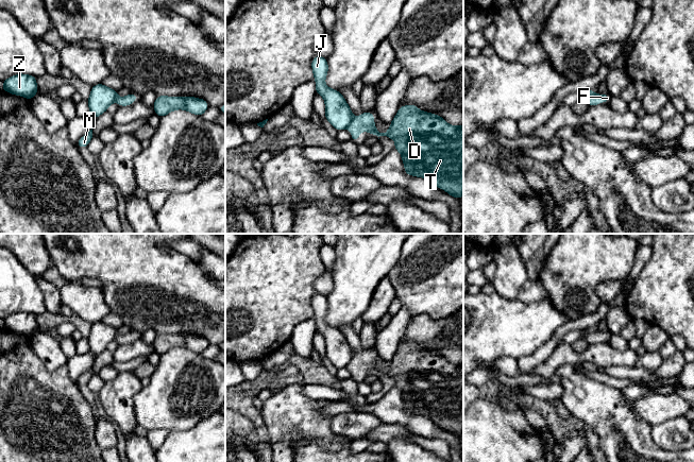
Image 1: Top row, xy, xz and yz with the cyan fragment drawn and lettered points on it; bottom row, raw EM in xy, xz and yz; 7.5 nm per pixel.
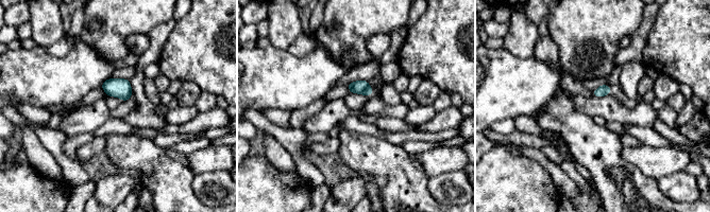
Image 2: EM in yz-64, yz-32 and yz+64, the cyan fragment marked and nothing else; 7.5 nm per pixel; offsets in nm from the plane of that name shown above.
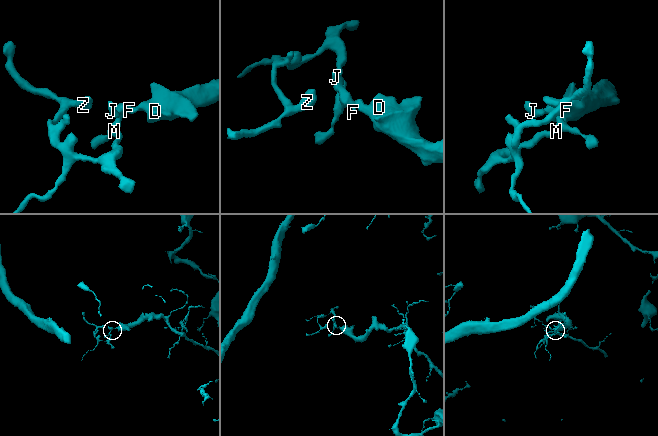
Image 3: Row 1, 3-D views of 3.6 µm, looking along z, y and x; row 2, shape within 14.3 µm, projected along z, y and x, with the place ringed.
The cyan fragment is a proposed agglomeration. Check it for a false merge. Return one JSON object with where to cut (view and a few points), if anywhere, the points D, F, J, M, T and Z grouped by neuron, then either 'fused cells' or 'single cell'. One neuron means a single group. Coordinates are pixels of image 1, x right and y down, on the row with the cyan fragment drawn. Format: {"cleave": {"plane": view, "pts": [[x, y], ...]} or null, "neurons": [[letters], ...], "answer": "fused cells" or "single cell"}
{"cleave": {"plane": "yz", "pts": [[594, 92], [585, 99]]}, "neurons": [["D", "F", "T"], ["J", "M", "Z"]], "answer": "fused cells"}

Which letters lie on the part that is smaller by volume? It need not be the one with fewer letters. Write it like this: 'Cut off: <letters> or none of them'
Cut off: J, M, Z

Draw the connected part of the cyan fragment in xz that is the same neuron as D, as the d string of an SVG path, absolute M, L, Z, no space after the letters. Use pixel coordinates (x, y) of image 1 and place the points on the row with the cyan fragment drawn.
M404 105L386 133L375 129L374 115L365 112L349 125L351 139L357 142L360 132L387 136L395 141L394 150L401 153L405 173L430 181L438 188L459 200L463 195L463 124L450 125L441 116L420 110L416 105Z

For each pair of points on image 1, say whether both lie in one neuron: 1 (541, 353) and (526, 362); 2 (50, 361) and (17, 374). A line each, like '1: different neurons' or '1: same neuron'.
1: same neuron
2: different neurons

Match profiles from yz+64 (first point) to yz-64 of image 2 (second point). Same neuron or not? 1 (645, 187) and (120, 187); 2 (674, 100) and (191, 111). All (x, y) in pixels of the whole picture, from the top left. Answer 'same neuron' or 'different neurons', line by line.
1: different neurons
2: different neurons

